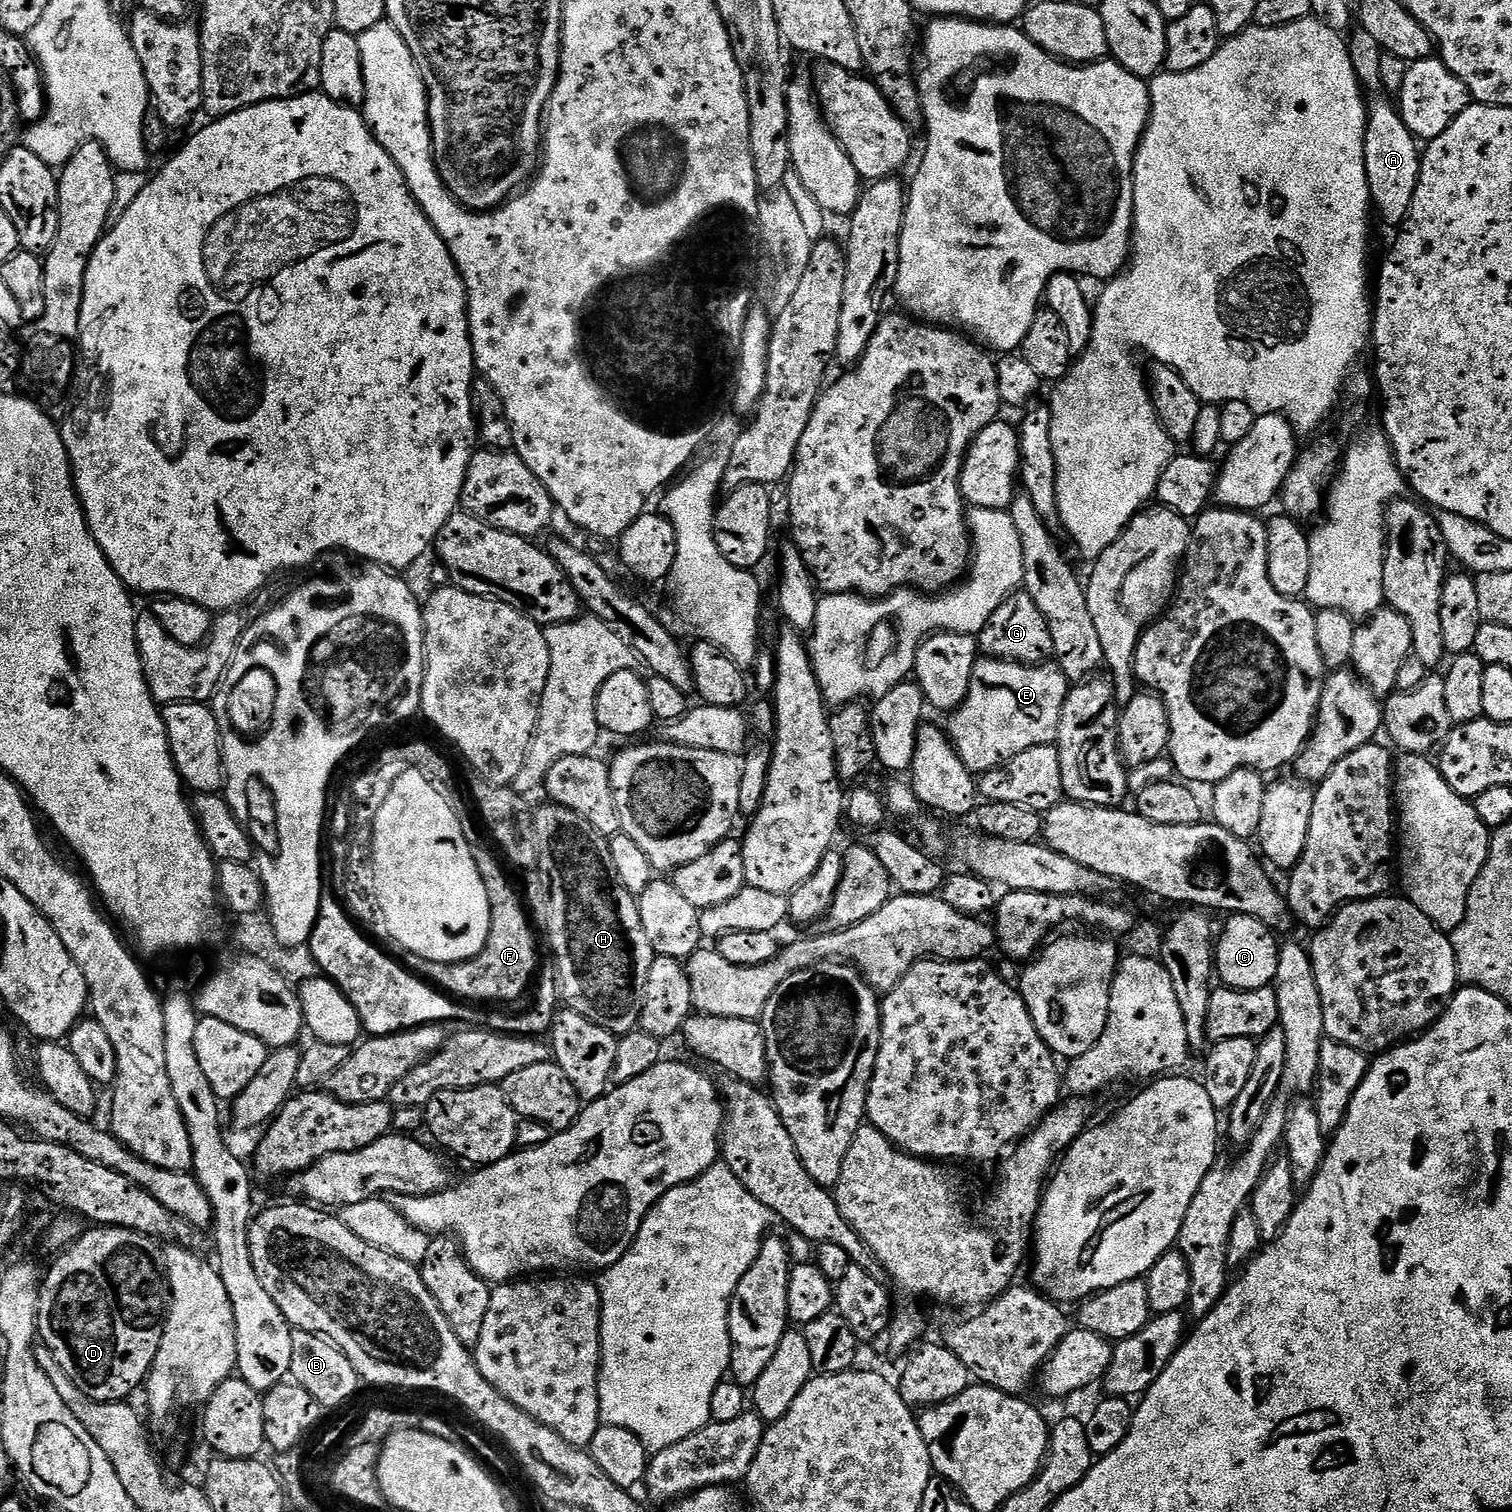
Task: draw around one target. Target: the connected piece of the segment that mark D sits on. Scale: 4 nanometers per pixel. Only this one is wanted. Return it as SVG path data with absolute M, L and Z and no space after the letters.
M92 1226L87 1230L81 1231L80 1237L72 1241L59 1253L60 1256L52 1264L52 1269L47 1269L46 1275L43 1277L40 1286L40 1309L38 1310L38 1318L36 1326L38 1329L39 1339L42 1344L48 1347L54 1356L55 1361L62 1366L62 1370L66 1372L66 1376L74 1382L83 1394L98 1401L99 1403L114 1403L116 1401L127 1401L128 1395L135 1390L136 1387L143 1385L147 1381L154 1358L158 1354L158 1346L162 1342L162 1334L164 1333L164 1321L168 1314L168 1302L170 1299L170 1289L168 1287L168 1278L162 1267L162 1248L153 1237L143 1236L134 1230L126 1230L125 1228L106 1228L103 1226Z

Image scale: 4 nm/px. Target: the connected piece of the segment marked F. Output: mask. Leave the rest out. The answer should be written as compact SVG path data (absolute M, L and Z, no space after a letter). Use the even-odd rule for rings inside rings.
M478 842L472 844L474 862L478 862L478 874L482 874L482 882L486 882L486 894L490 898L492 907L490 934L486 938L484 949L474 958L457 964L434 962L413 952L404 952L402 963L408 971L419 976L421 980L428 981L439 991L457 1001L475 1002L480 1006L508 1006L511 1005L508 1004L511 1000L518 999L527 988L529 991L537 975L536 936L532 933L528 912L524 909L515 886L508 881L508 876L504 873L505 865L503 863L500 865L496 861L497 853L491 847L489 848ZM472 1000L477 1000L477 1002Z

